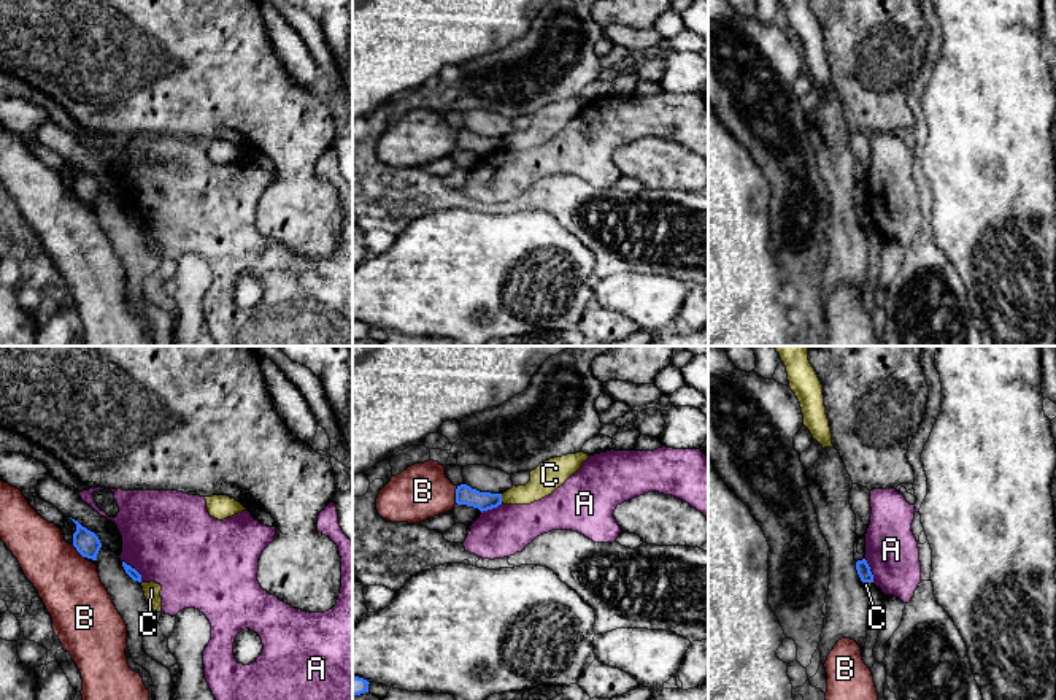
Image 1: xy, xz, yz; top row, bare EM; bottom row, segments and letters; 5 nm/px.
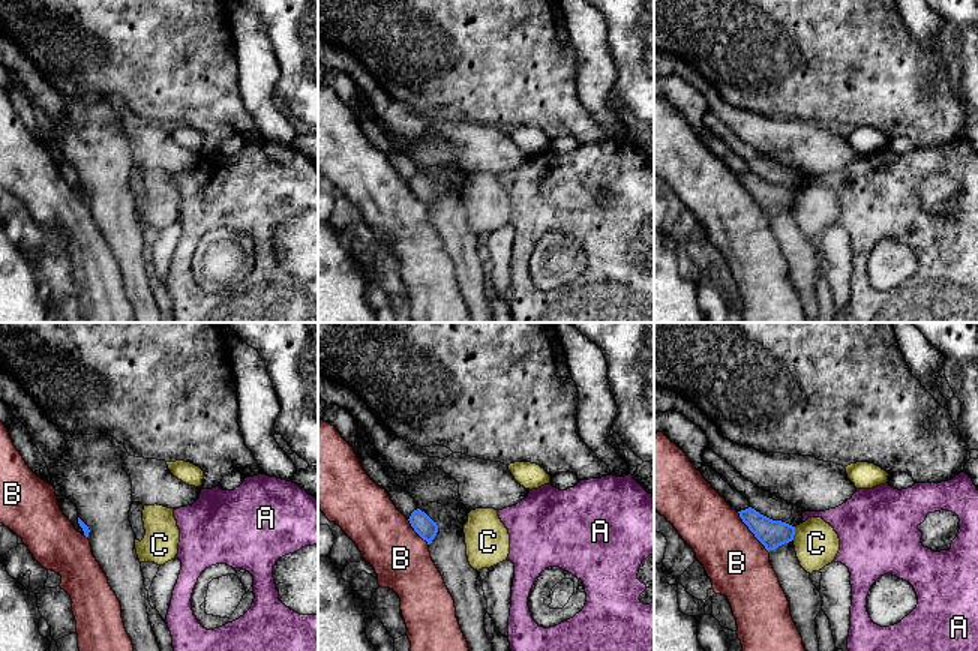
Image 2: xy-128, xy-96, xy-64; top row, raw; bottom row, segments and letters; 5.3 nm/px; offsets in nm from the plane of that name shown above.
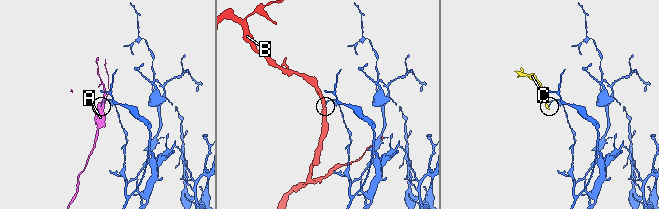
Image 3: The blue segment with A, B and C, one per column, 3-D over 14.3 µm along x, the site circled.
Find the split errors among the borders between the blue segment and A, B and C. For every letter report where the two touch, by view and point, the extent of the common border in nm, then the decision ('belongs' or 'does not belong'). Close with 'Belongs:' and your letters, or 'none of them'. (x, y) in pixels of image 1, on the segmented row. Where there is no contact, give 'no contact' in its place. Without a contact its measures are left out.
A: xy (135, 570) | 150 nm | does not belong
B: xz (456, 494) | 90 nm | does not belong
C: xz (501, 499) | 50 nm | does not belong
Belongs: none of them

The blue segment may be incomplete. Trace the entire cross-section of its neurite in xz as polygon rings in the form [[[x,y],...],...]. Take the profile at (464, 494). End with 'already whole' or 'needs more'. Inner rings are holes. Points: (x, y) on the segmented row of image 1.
[[[467,484],[456,489],[456,503],[478,508],[481,513],[502,505],[502,494],[480,492]]]; already whole

